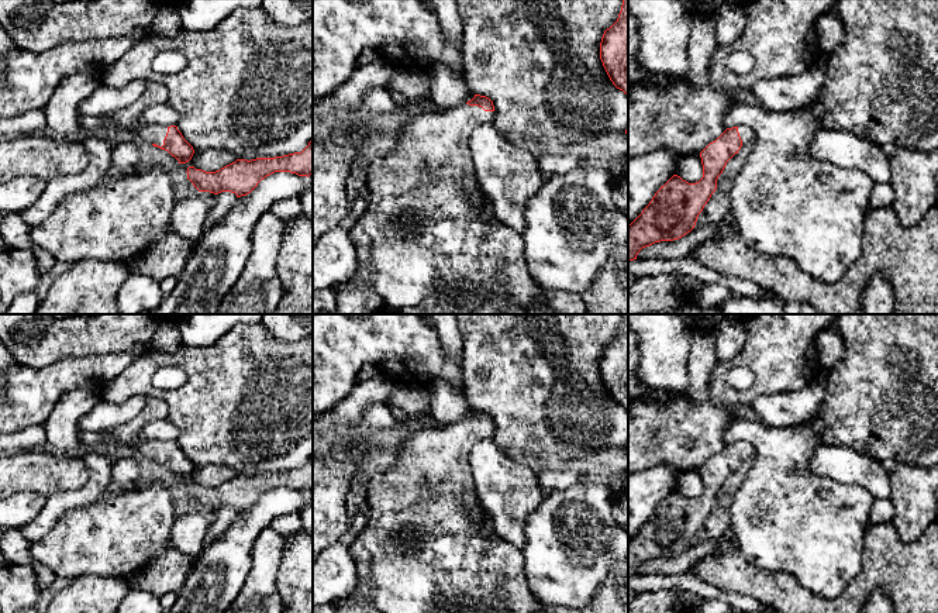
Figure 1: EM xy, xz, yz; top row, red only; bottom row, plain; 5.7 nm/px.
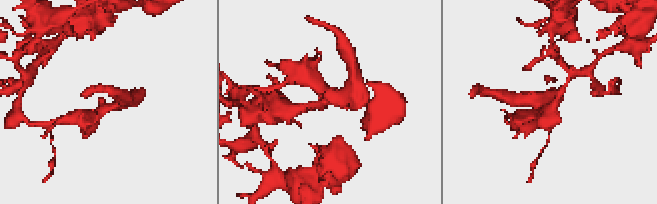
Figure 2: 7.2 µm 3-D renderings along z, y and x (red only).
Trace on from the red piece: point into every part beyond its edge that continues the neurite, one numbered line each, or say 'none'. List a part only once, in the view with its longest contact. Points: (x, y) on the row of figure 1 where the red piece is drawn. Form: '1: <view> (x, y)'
1: xy (126, 119)

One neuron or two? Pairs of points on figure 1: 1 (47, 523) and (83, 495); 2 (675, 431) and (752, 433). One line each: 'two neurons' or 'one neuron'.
1: one neuron
2: two neurons

